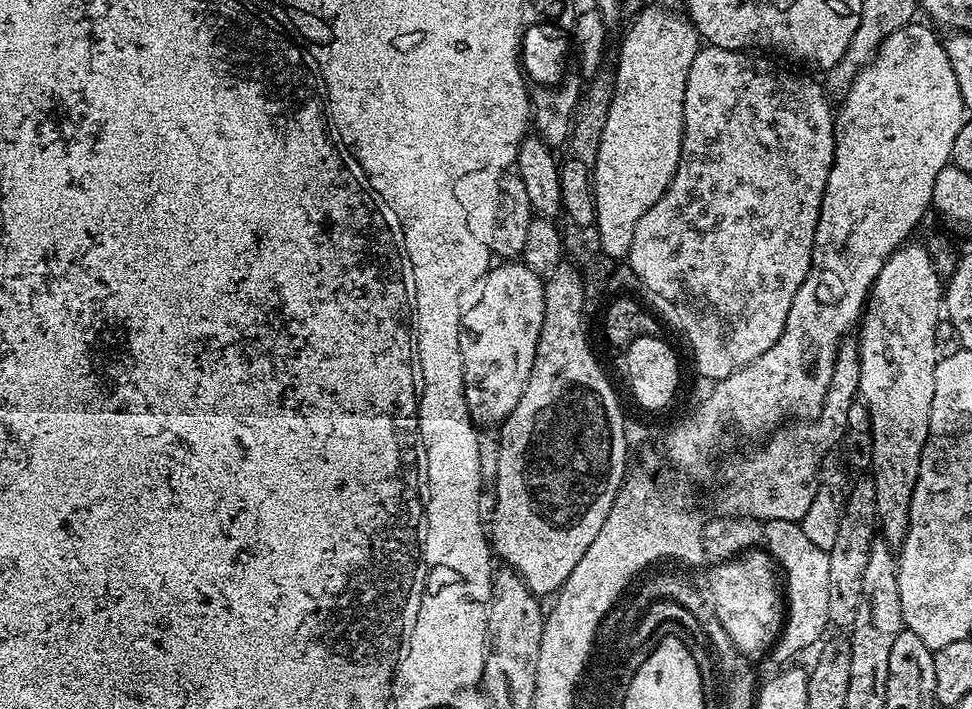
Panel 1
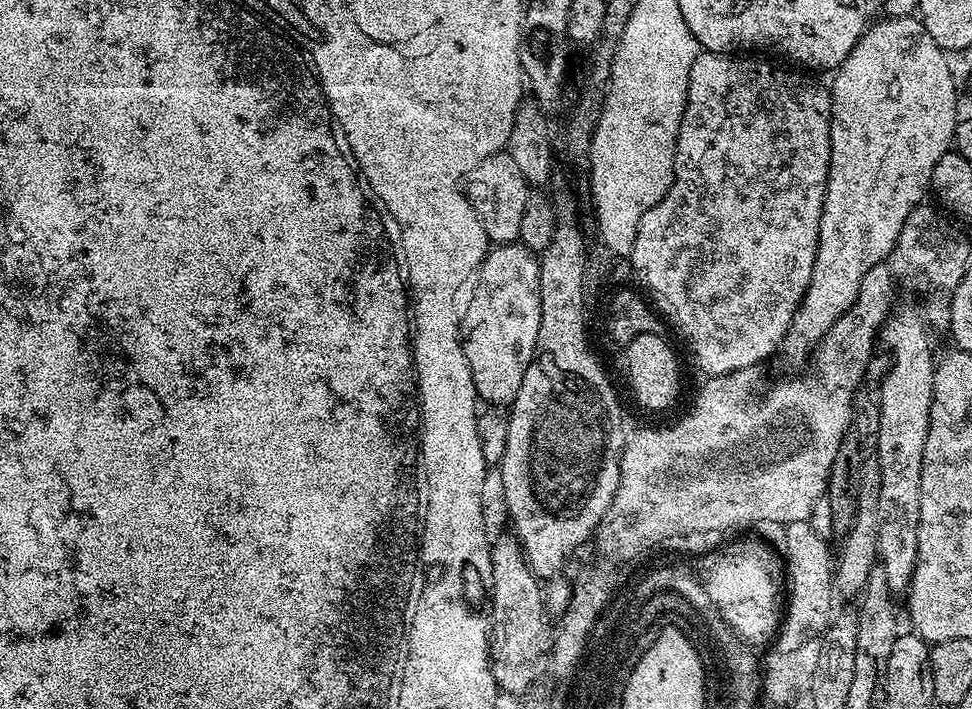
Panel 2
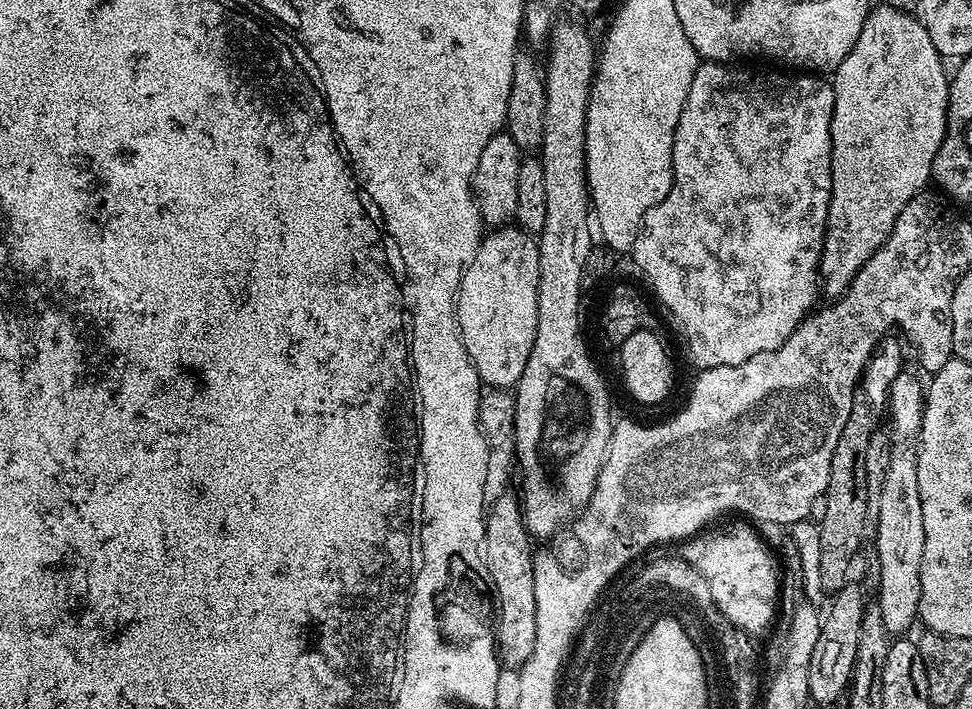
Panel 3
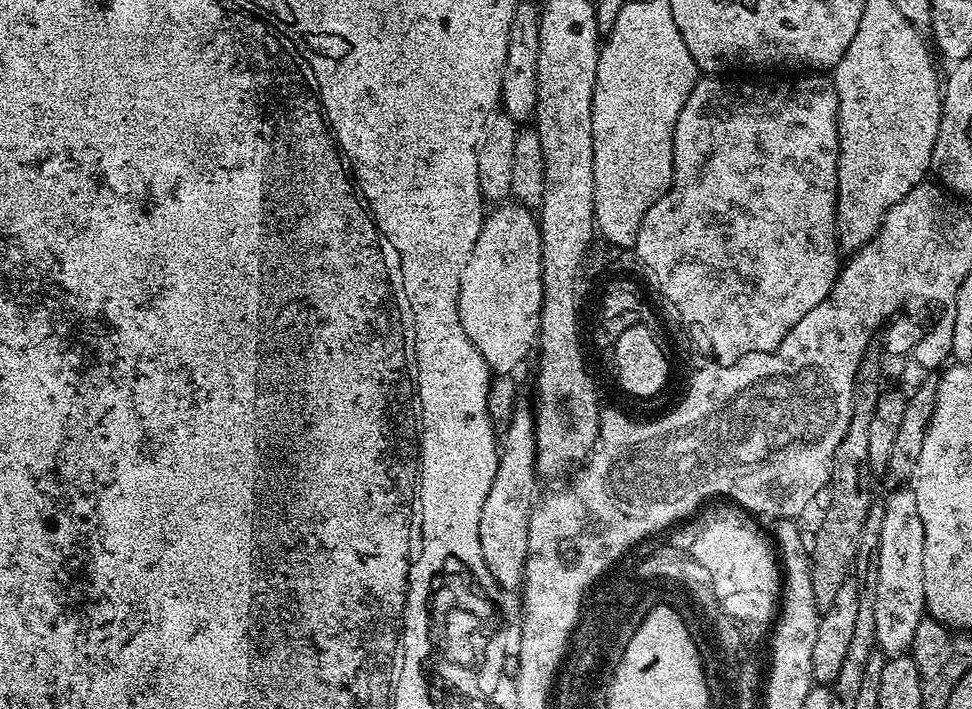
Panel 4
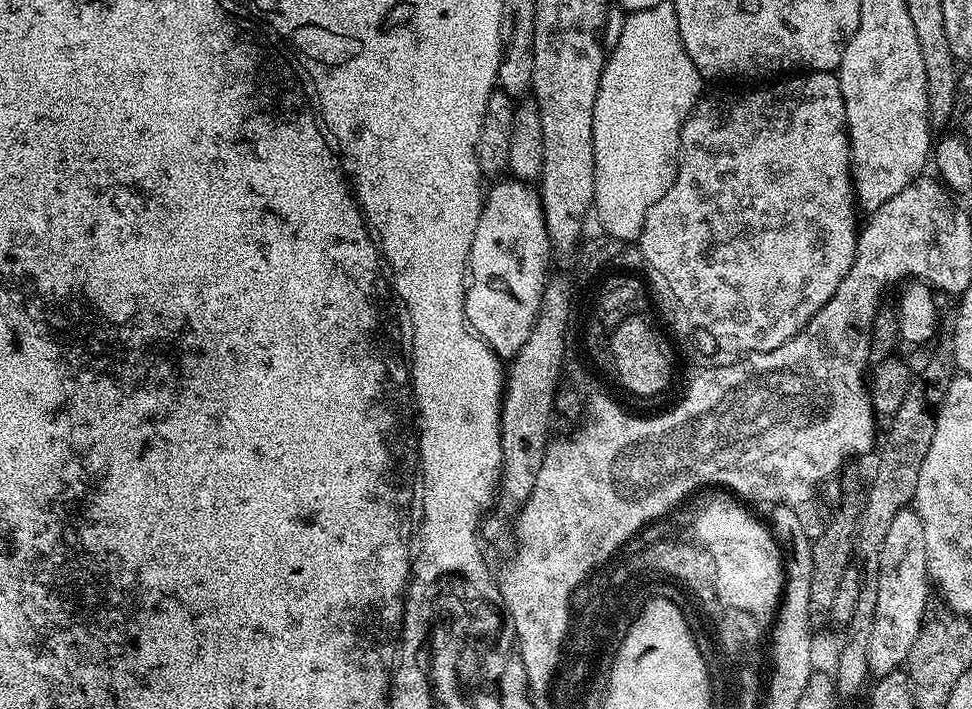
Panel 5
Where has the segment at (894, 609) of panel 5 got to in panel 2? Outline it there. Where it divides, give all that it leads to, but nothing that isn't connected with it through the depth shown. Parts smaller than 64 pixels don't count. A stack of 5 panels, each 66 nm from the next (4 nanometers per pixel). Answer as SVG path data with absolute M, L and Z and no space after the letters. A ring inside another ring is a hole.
M912 308L905 312L893 311L884 321L878 337L881 345L892 348L888 372L878 384L881 417L874 437L874 455L882 474L882 491L878 498L878 564L883 568L888 588L894 594L907 593L912 585L918 554L922 450L926 446L932 405L932 344L928 341L929 329L921 313L917 309L916 312Z

